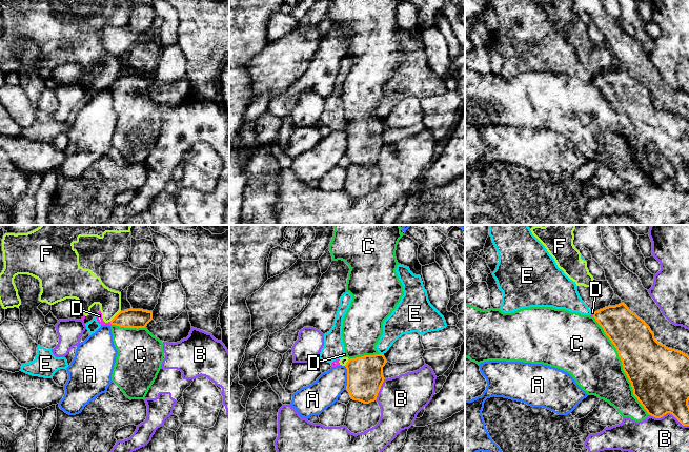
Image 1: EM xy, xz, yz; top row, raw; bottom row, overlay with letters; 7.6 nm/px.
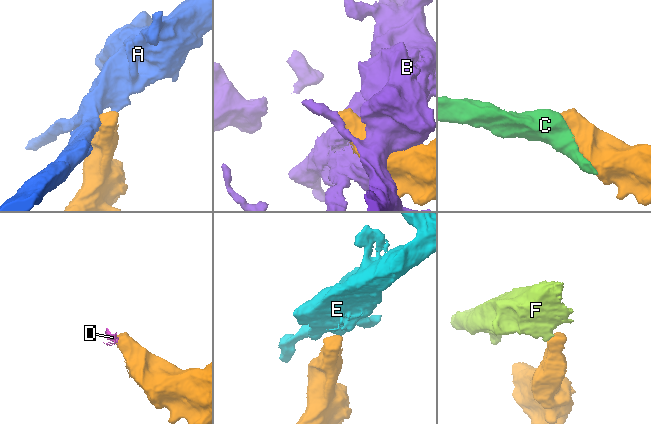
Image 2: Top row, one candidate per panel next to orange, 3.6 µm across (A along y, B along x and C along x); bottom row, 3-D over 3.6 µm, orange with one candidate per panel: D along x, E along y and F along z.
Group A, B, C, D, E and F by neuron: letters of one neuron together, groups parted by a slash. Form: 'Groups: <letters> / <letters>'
Groups: A / B / C / D E F

